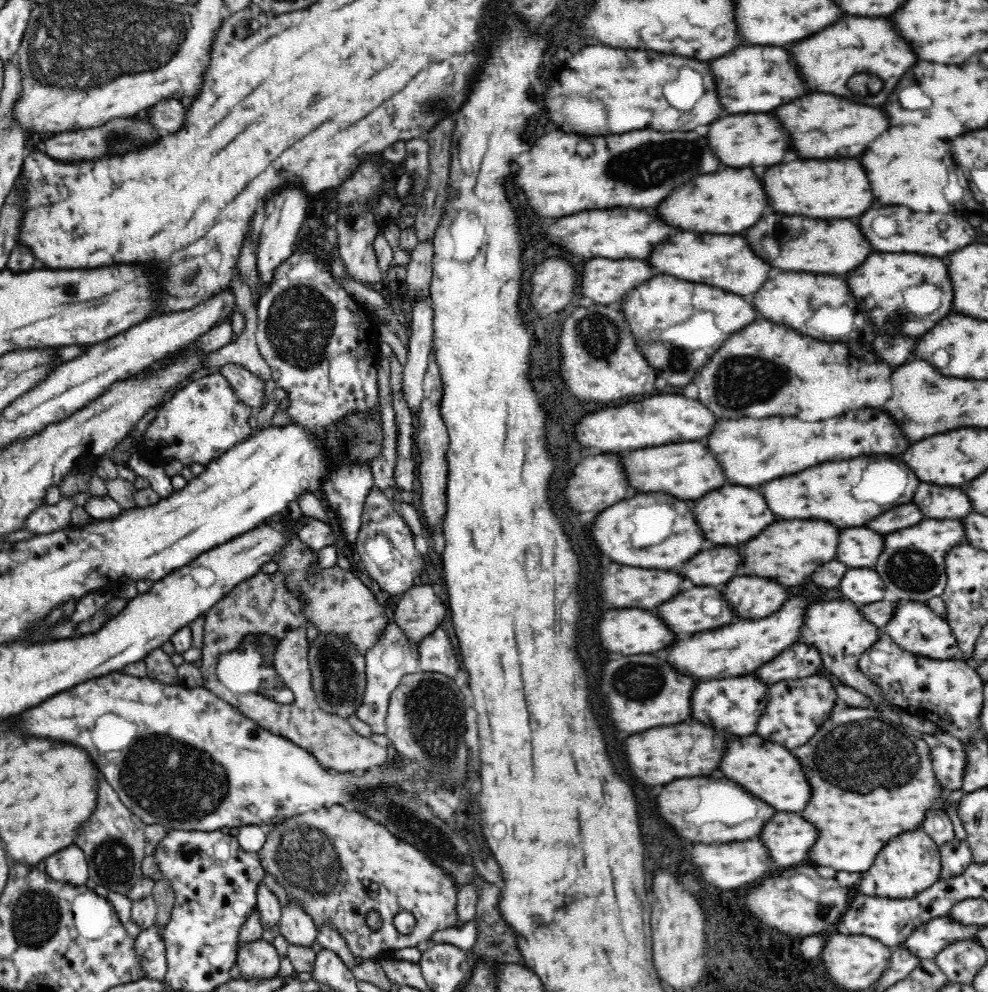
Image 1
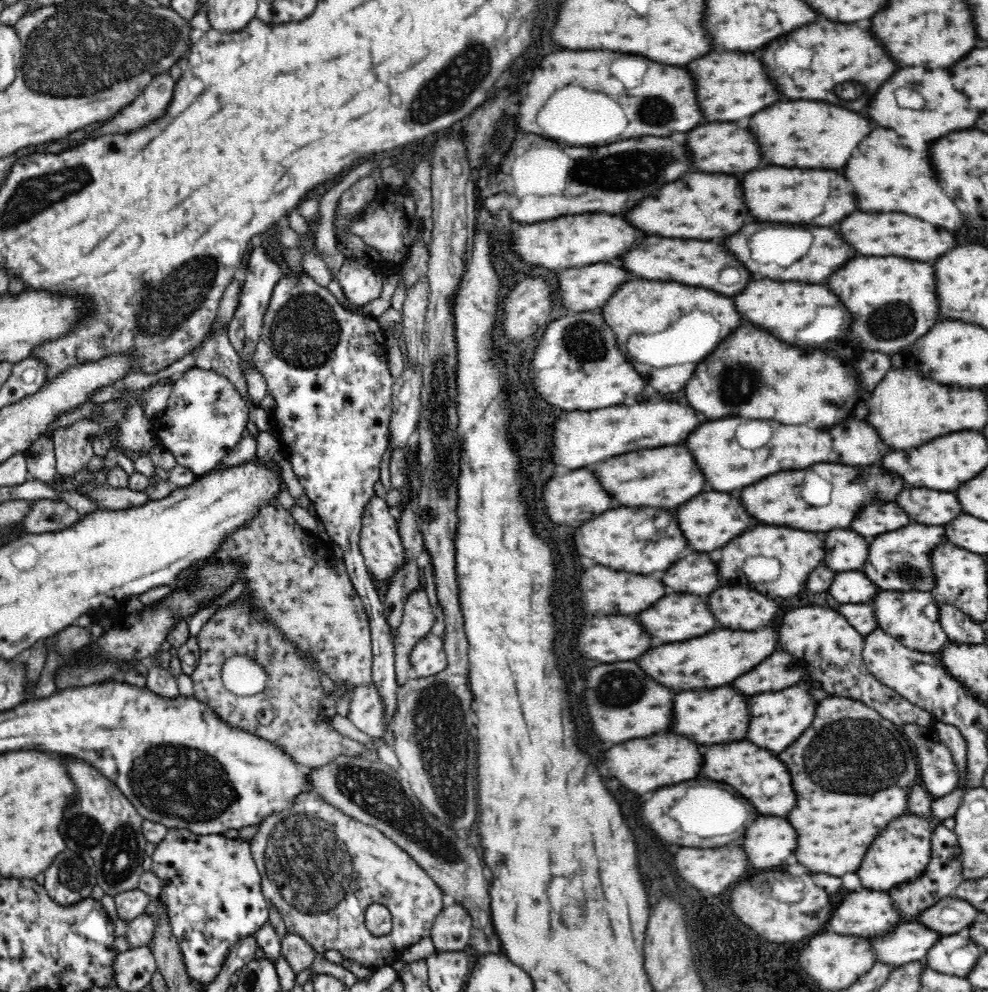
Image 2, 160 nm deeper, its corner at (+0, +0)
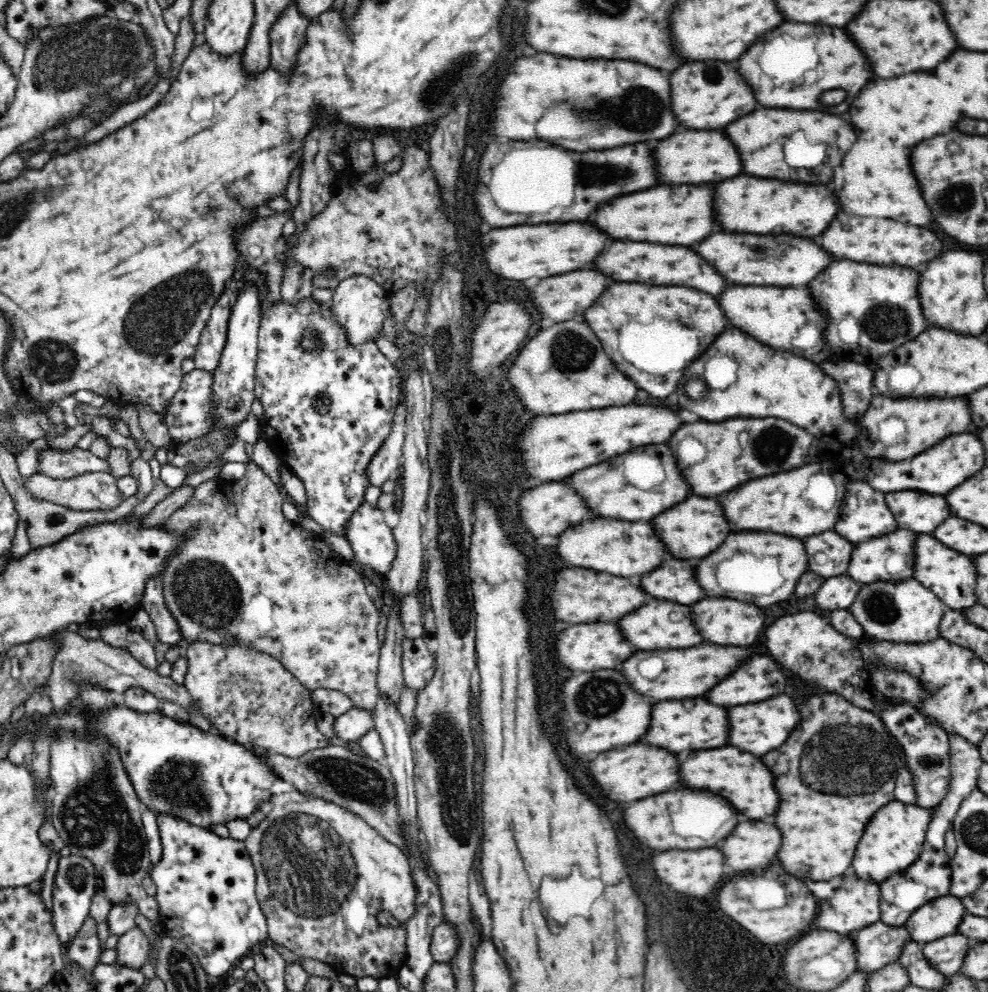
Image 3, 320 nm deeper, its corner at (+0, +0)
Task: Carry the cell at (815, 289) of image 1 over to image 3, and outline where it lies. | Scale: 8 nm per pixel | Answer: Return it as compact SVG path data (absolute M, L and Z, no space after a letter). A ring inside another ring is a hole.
M732 286L732 288L726 288L720 296L720 308L724 308L724 314L726 318L740 330L748 332L754 339L764 343L774 349L788 351L790 353L799 354L802 356L814 356L818 352L816 346L820 346L820 342L814 342L814 344L804 344L800 346L800 342L791 342L794 338L800 336L800 328L806 326L808 322L818 322L822 324L825 322L824 314L816 308L814 299L810 296L810 291L804 287L798 288L774 288L774 286Z

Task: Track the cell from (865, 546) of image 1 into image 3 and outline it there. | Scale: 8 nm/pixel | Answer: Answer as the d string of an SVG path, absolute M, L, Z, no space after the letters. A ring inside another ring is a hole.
M834 529L810 536L806 542L808 568L825 579L844 575L850 563L854 544L840 537Z

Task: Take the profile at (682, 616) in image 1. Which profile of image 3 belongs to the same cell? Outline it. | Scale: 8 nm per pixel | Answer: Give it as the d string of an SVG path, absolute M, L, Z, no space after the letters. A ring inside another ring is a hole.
M652 600L650 604L620 618L618 624L624 636L628 636L628 642L636 650L658 650L658 648L672 650L672 648L692 648L696 644L702 644L702 636L696 632L696 626L692 624L690 608L682 604Z

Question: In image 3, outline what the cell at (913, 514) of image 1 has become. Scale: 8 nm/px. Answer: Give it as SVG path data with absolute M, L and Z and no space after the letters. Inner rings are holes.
M855 475L851 476L850 480L846 482L846 496L844 496L844 506L842 508L844 510L840 510L840 512L848 512L848 516L852 516L852 532L840 532L838 526L833 526L833 528L836 528L836 533L840 537L844 537L850 542L864 542L868 538L884 536L888 532L894 532L898 528L892 512L888 510L886 502L884 502L884 494L866 486L866 483L860 481Z

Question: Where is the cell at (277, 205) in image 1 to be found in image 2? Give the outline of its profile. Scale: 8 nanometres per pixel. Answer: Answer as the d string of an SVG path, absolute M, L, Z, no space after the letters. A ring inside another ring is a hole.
M255 241L255 245L253 247L251 257L248 260L248 265L247 265L247 273L246 273L246 280L244 280L244 284L242 284L241 290L240 290L240 296L238 296L238 306L236 306L236 312L234 312L234 316L230 319L230 322L228 324L228 336L229 336L229 341L232 343L232 346L234 349L236 349L236 354L238 354L238 357L240 357L240 369L242 369L242 375L246 377L246 388L247 388L247 372L248 371L253 371L254 370L254 364L253 364L253 352L255 351L256 345L259 343L259 338L261 335L261 328L263 325L263 320L264 320L264 315L266 312L266 309L268 308L269 305L269 300L270 297L272 296L272 291L273 288L276 286L276 283L282 278L282 270L280 268L283 267L282 264L281 266L278 266L278 262L275 262L272 260L272 258L268 258L268 252L266 252L266 248L264 246L260 246L260 243Z

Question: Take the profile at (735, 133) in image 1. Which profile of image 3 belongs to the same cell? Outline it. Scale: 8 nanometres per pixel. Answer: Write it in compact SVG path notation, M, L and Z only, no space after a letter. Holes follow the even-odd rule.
M686 130L674 136L668 136L658 142L654 154L654 164L658 180L664 184L704 184L704 182L722 182L724 176L738 176L742 172L740 156L730 140L718 130Z

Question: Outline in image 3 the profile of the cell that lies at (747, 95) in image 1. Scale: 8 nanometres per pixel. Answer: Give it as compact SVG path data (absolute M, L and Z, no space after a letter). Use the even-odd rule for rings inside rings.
M690 62L668 73L672 112L690 130L716 130L758 108L752 90L728 62Z

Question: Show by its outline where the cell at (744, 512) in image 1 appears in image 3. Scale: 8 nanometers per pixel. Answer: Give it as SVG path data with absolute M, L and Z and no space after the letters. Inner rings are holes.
M690 496L654 518L656 536L664 542L666 550L676 558L704 558L712 554L730 534L730 526L724 520L724 512L716 500L706 500L698 496Z

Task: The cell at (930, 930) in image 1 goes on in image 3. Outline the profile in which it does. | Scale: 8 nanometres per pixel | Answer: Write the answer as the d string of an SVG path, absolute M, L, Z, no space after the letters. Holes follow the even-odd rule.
M880 921L846 936L856 947L857 971L864 973L896 962L904 944L911 940L906 928L891 927Z

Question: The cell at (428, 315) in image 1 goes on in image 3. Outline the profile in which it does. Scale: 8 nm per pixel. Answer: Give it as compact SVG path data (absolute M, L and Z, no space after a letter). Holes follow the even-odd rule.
M399 403L388 440L366 466L366 479L370 487L382 487L384 482L391 481L401 471L406 414L405 406Z

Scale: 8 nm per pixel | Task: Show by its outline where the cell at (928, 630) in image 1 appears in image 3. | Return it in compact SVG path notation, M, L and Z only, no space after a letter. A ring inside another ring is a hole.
M906 578L862 584L848 610L864 629L866 637L896 643L922 643L939 637L940 621L950 608L919 580Z

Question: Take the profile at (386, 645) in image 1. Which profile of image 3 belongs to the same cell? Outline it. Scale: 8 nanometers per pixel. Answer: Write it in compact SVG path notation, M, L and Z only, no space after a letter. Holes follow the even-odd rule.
M353 706L347 713L335 717L332 725L334 736L331 740L334 743L346 745L358 740L373 725L374 720L370 711L362 711Z

